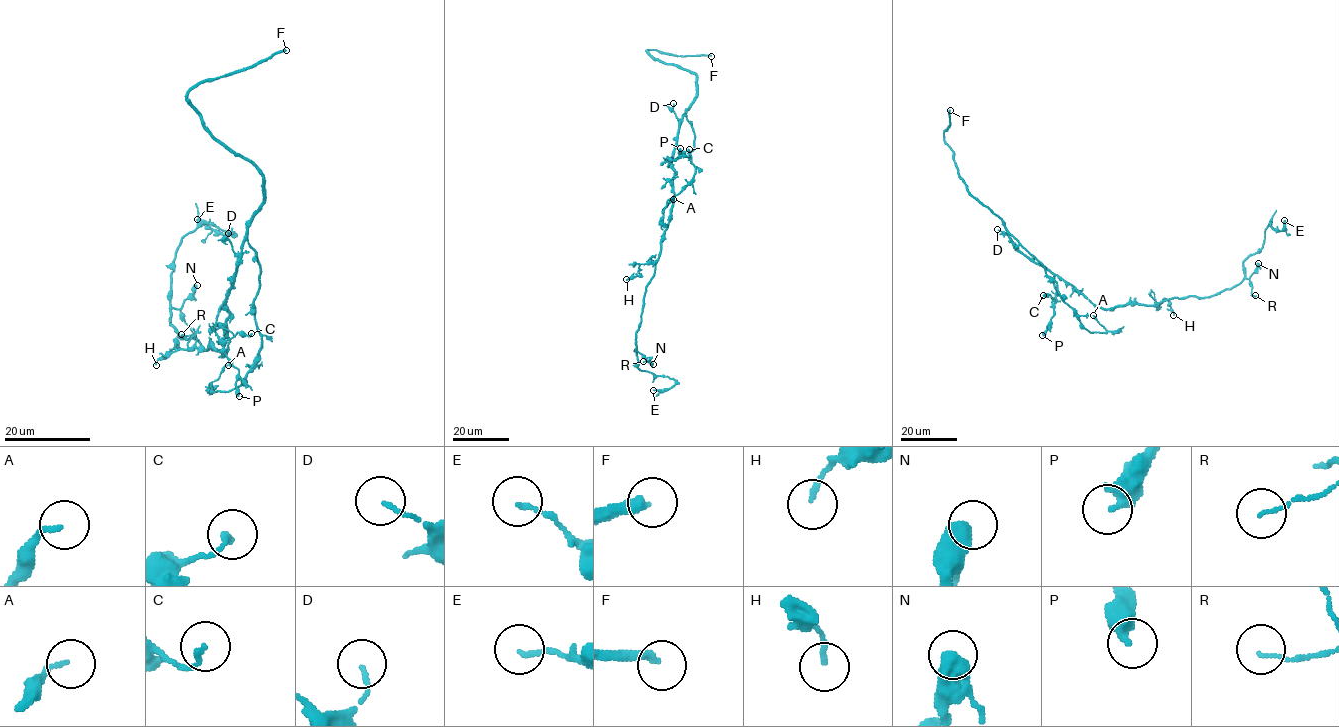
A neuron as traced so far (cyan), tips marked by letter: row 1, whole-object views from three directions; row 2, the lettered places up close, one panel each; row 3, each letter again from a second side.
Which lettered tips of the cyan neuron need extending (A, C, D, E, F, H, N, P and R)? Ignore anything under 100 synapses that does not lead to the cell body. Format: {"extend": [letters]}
{"extend": ["F"]}

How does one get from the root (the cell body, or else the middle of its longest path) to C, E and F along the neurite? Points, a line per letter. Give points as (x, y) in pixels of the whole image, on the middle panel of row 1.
C: (673, 186), (674, 169), (670, 160), (665, 162), (689, 149)
E: (673, 186), (670, 219), (654, 276), (646, 287), (636, 332), (637, 367), (675, 380), (664, 390), (653, 390)
F: (673, 186), (672, 153), (680, 121), (696, 93), (696, 76), (656, 59), (647, 50), (676, 56), (711, 56)

